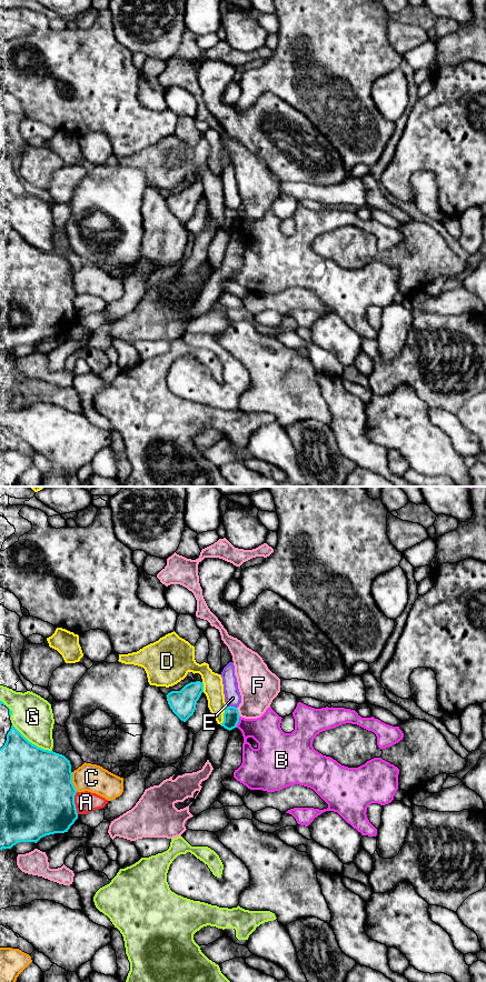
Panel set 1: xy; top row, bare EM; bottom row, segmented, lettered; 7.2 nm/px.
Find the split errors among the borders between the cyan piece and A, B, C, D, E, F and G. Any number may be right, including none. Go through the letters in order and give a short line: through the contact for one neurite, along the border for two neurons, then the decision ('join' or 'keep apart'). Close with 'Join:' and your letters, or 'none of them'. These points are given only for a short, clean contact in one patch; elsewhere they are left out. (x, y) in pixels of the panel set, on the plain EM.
A: keep apart
B: keep apart
C: keep apart
D: keep apart
E: keep apart
F: keep apart
G: keep apart
Join: none of them

